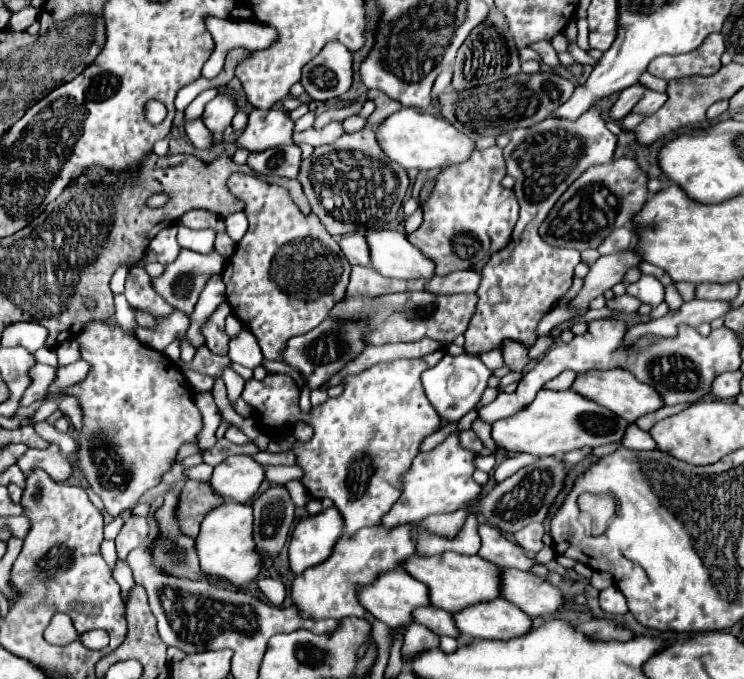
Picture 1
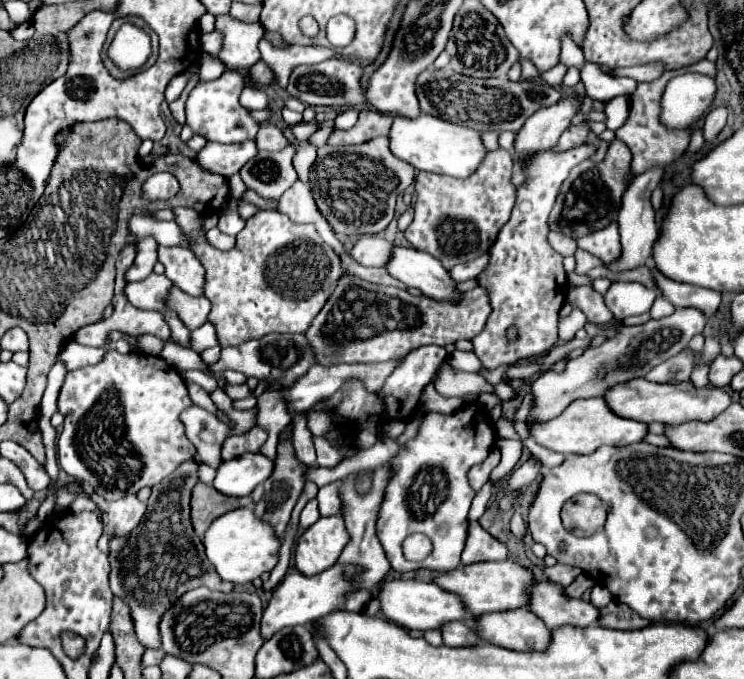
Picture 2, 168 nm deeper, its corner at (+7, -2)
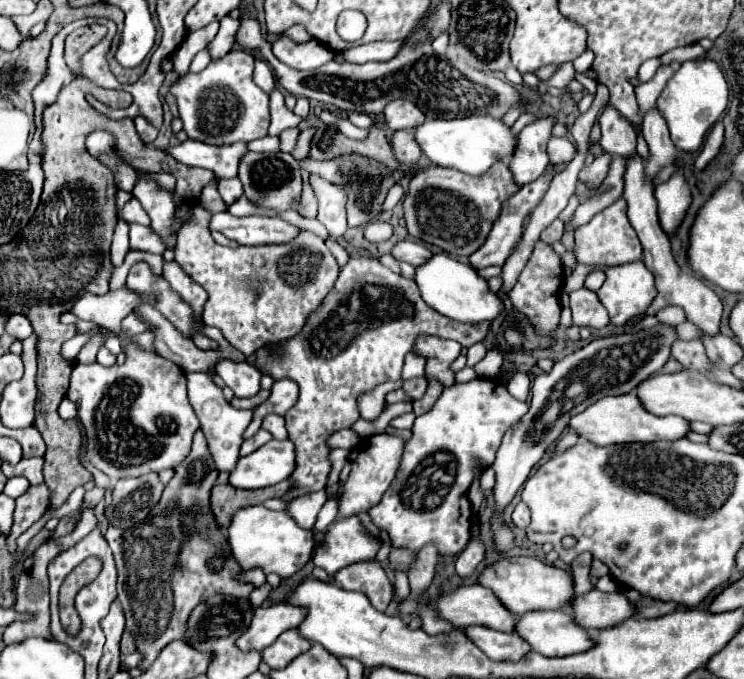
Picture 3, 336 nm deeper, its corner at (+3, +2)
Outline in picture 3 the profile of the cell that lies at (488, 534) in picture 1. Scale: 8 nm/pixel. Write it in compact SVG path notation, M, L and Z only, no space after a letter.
M471 539L471 543L467 545L467 549L459 555L459 559L457 559L457 563L455 563L457 575L459 575L461 579L471 577L473 571L475 571L475 567L483 561L483 557L485 557L485 547L483 547L483 543L477 541L477 539Z

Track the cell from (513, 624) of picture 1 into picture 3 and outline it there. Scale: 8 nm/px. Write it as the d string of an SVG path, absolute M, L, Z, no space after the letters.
M533 611L529 615L519 617L519 623L515 625L515 633L519 633L533 651L545 655L545 657L565 657L589 651L595 641L591 639L591 633L583 627L579 627L569 611Z

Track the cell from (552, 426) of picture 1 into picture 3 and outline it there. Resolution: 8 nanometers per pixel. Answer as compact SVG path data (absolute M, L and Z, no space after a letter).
M635 393L617 395L617 397L603 397L583 413L571 419L569 427L581 435L583 439L593 441L595 445L613 445L613 443L653 443L653 441L677 441L689 435L691 423L681 417L657 417L649 413Z

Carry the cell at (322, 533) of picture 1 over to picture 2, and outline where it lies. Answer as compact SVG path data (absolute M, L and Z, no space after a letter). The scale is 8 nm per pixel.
M341 515L321 517L295 543L295 567L303 575L317 575L329 569L347 543Z

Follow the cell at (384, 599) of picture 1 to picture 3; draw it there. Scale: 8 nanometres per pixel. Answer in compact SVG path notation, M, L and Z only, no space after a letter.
M461 585L453 593L445 593L431 603L435 603L435 609L439 611L439 615L443 615L443 619L461 629L483 625L513 633L515 621L519 619L499 601L499 597L491 589L483 585Z

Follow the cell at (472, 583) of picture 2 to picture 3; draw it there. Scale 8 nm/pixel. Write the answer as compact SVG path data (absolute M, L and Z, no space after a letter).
M503 557L481 573L479 583L493 589L495 595L503 599L503 605L515 615L525 615L529 611L543 609L565 609L571 605L575 597L571 573L547 565L535 557Z

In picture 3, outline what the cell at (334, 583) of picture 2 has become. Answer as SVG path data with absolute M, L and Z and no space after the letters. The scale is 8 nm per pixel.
M281 601L267 609L255 609L247 631L235 641L235 645L241 651L263 651L283 631L295 629L303 621L305 613L305 609L297 609L287 601Z

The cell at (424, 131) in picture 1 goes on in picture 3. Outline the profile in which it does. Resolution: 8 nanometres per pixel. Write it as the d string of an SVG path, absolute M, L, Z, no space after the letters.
M471 115L463 119L435 119L425 121L417 131L415 139L421 145L421 151L431 159L431 163L441 167L459 169L467 175L483 175L493 163L511 157L517 149L517 136L502 119L491 115Z

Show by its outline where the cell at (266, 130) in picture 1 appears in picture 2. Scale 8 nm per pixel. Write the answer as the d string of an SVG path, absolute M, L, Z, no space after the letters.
M249 139L243 143L231 143L231 145L207 143L207 147L201 149L195 159L207 171L215 171L219 175L231 177L255 155L257 155L257 145L255 145L255 141Z

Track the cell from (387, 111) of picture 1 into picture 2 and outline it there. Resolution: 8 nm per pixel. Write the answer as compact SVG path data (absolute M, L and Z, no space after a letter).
M363 109L359 113L359 121L355 127L343 131L335 129L329 137L329 145L355 145L355 143L365 143L367 139L387 135L391 127L391 115L375 111L375 109Z

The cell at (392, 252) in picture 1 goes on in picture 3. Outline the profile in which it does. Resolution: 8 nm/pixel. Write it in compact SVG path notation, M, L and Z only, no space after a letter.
M443 253L433 255L423 267L417 269L415 281L419 285L423 301L453 321L481 323L481 321L493 321L501 313L505 313L505 305L495 293L491 293L487 281L477 273L477 269L449 255Z

